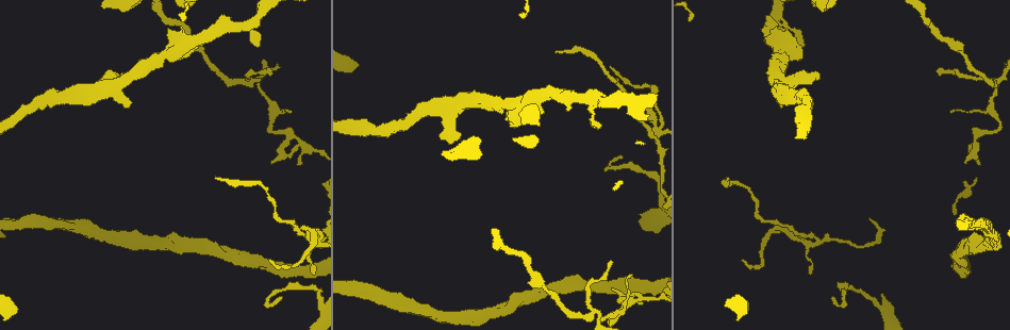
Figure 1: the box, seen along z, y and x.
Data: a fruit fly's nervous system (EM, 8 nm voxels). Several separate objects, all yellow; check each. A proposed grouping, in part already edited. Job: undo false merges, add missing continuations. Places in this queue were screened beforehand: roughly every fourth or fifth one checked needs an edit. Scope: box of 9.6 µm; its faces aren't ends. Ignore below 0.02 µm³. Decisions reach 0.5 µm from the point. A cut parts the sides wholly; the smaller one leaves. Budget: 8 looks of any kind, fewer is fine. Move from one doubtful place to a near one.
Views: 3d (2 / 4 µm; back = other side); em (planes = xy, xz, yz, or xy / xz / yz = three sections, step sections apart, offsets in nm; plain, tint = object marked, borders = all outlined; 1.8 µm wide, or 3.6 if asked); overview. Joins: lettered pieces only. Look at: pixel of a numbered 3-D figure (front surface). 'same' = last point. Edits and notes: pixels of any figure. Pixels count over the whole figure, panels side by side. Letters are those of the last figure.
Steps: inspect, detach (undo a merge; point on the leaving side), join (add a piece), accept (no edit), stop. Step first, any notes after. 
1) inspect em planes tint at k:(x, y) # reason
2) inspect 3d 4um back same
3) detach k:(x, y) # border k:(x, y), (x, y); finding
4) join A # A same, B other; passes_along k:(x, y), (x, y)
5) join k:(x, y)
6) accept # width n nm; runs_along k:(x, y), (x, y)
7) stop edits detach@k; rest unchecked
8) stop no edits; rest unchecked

inspect 3d 2um at 1:(556, 53) # tapers out

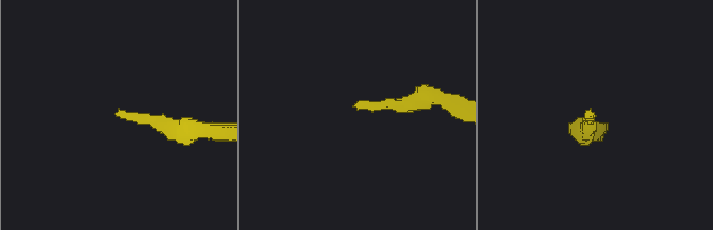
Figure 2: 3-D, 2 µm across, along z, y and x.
inspect em xz step 4 borders at 2:(358, 104) # need the tissue

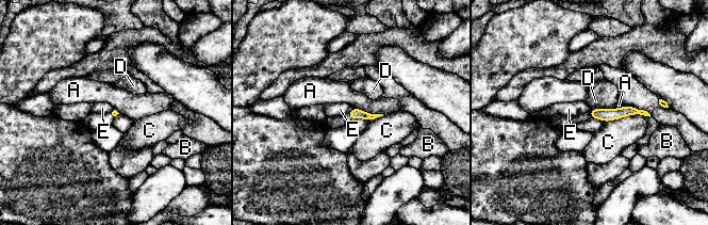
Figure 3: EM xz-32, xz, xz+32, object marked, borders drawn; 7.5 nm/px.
inspect em planes borders same # cut it another way

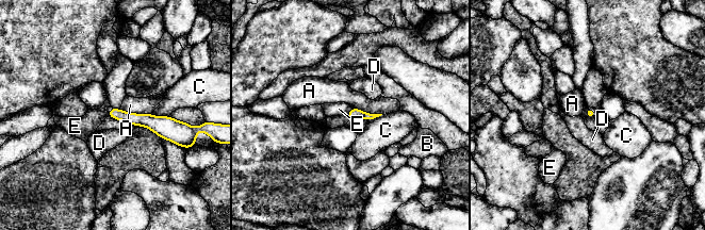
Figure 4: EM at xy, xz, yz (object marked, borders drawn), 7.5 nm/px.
accept # A other, B other, C other, D other, E other; runs_along 4:(111, 113), (175, 125); none of them fits

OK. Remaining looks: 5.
inspect em xz step 4 borders at 1:(650, 116)

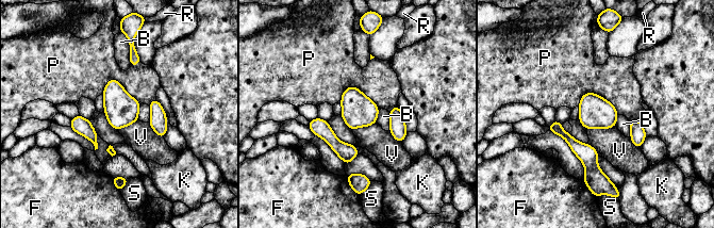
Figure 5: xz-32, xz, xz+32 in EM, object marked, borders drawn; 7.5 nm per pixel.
inspect em planes borders same # another direction

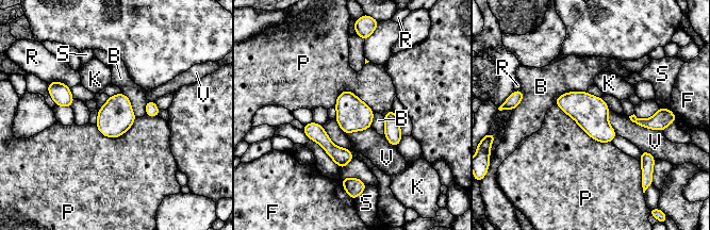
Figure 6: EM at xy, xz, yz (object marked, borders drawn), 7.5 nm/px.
accept # B other, F other, K other, P other, R other, S other, V other; border 6:(555, 104), (593, 138), (611, 142); all the same neuron

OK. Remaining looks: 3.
inspect 3d 4um at 1:(274, 163) # tapers out

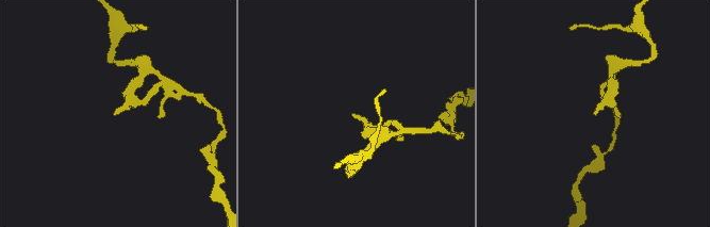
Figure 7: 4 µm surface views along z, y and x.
inspect em planes tint at 7:(354, 115)

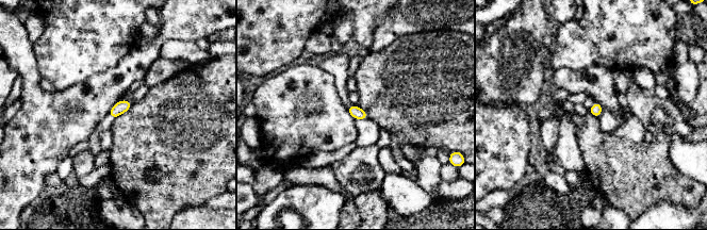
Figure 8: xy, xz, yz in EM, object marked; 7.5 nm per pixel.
inspect em planes borders same

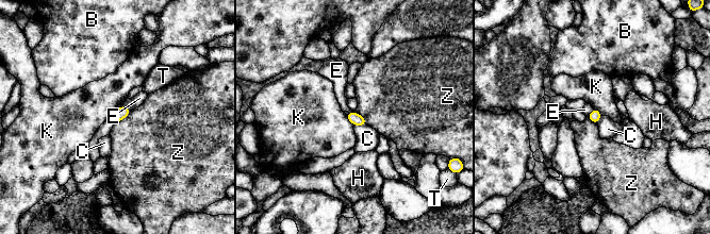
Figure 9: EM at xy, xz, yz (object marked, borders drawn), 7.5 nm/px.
accept # longest_contact Z 180 nm; B other, C other, E other, H other, K other, T other, Z other; border 9:(131, 111), (113, 126); none of them fits

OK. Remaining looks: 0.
stop no edits; rest unchecked

